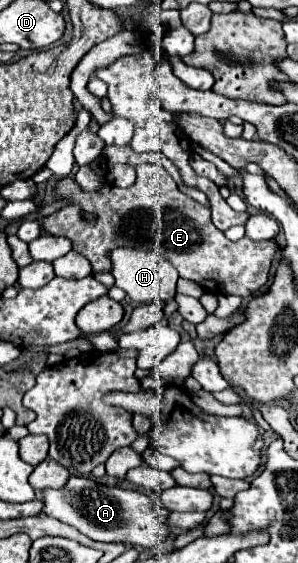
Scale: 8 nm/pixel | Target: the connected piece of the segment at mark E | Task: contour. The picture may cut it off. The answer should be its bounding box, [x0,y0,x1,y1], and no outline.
[43,163,281,297]

